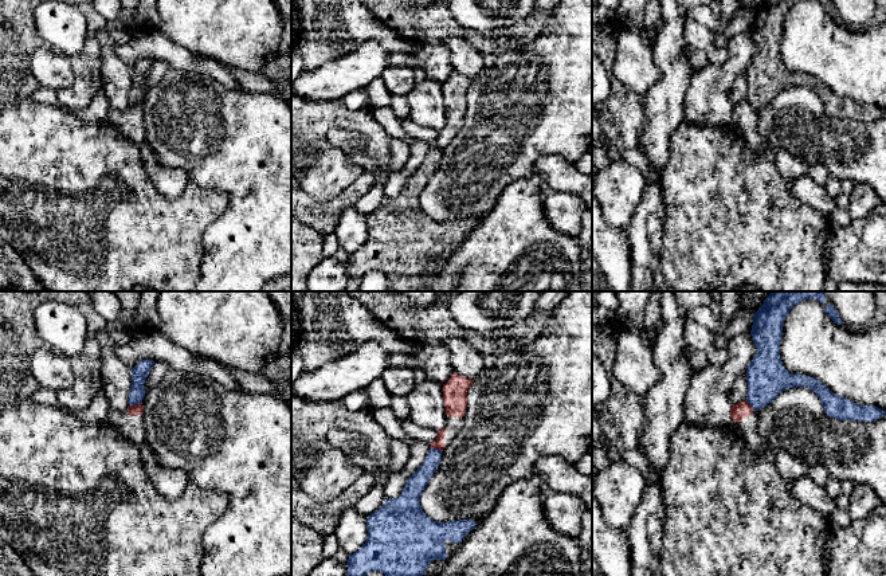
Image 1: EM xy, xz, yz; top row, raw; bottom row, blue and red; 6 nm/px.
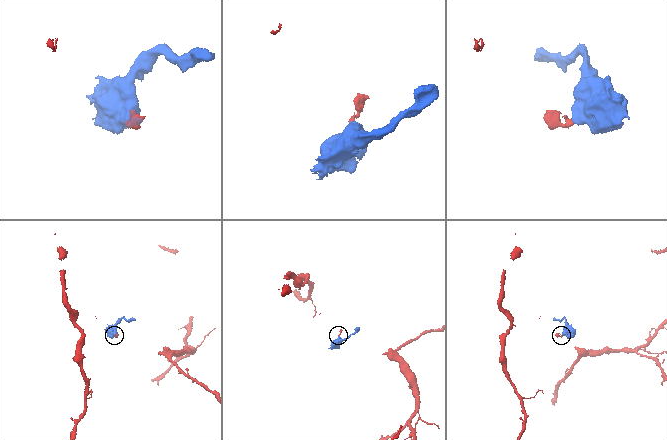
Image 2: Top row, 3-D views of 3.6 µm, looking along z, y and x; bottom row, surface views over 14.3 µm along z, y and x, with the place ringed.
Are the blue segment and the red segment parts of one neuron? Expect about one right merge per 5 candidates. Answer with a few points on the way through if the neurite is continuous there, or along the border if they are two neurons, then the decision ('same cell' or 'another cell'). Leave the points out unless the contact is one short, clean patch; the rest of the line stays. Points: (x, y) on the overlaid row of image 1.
along xy (141, 402), (129, 406) | another cell

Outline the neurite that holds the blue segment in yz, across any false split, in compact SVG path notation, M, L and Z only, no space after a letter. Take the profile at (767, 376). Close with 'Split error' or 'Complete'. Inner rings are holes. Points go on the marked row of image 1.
M772 291L753 314L750 330L757 353L746 369L746 401L754 411L775 401L788 388L812 389L823 404L824 412L838 420L875 422L886 412L875 405L855 404L850 399L835 395L819 380L789 373L780 360L783 325L789 310L803 299L818 299L828 317L842 325L839 313L822 291Z. Split error

